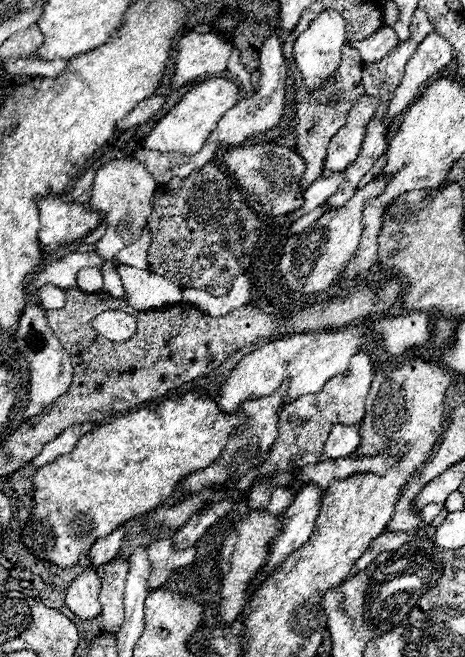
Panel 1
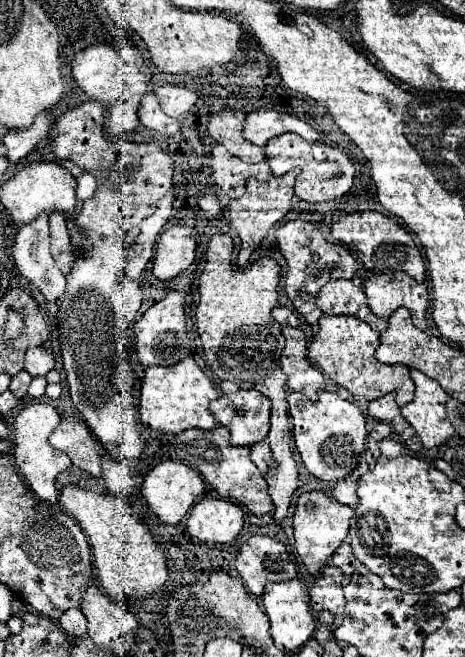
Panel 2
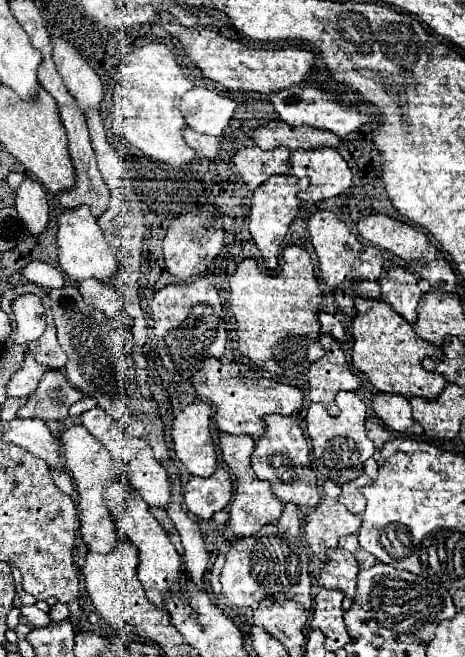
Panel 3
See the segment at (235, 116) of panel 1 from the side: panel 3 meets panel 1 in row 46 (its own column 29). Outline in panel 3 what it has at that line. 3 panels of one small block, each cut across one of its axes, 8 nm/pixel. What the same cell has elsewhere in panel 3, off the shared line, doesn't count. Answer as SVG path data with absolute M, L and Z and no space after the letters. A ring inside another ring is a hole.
M28 262L24 268L22 268L22 276L28 280L28 282L34 282L42 288L62 288L64 284L64 274L50 266L50 264L44 264L44 262Z

